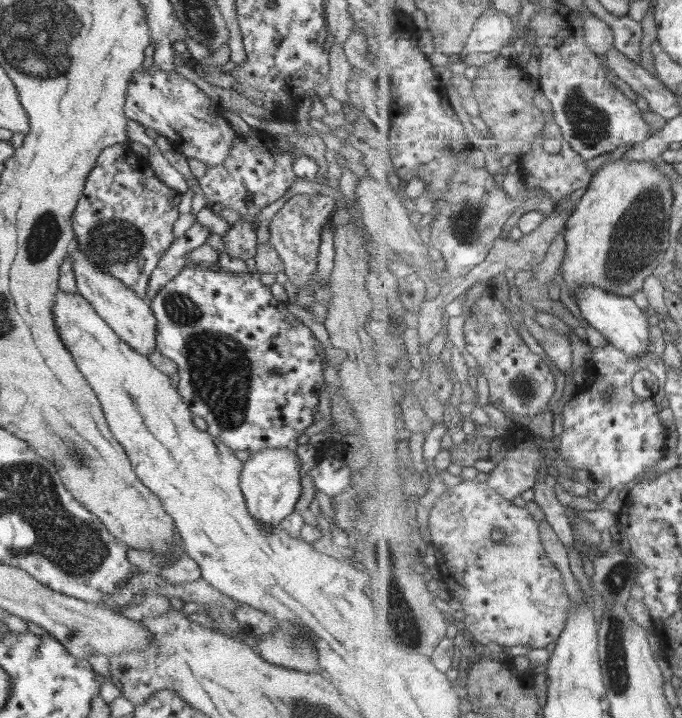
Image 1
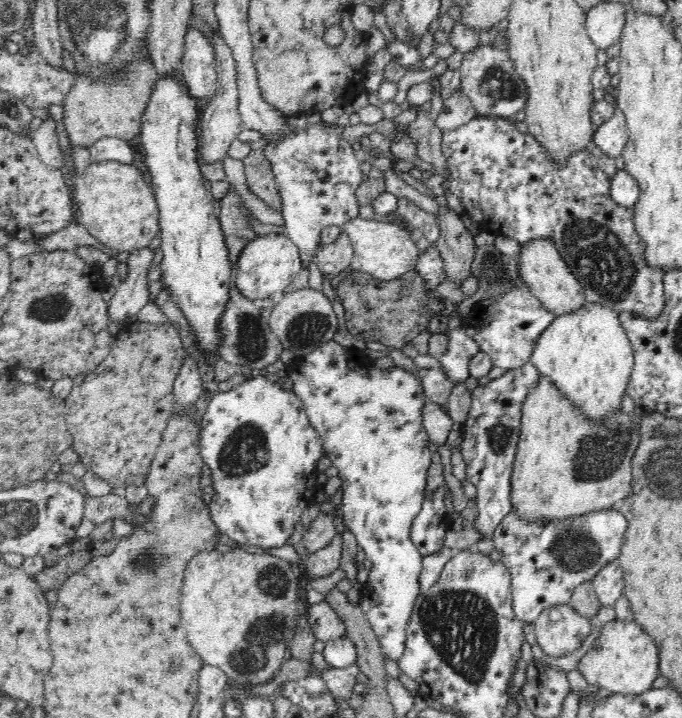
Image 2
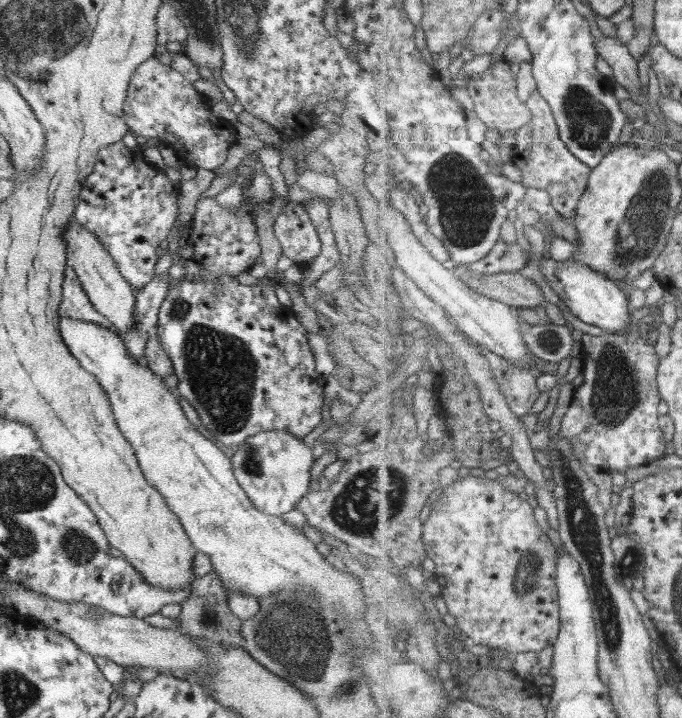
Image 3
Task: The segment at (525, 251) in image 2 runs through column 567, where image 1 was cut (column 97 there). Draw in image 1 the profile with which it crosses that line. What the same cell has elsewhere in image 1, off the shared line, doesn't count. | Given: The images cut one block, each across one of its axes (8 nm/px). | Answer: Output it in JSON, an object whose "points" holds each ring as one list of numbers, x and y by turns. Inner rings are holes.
{"points":[[73,243,69,254,72,256,73,270,76,277,76,290,82,294,92,308,112,327,112,330,128,343,136,352,150,356,156,351,157,320,146,299,138,297,132,289,126,287,122,281,112,277,108,271,98,267,88,255,82,253,78,243]]}

